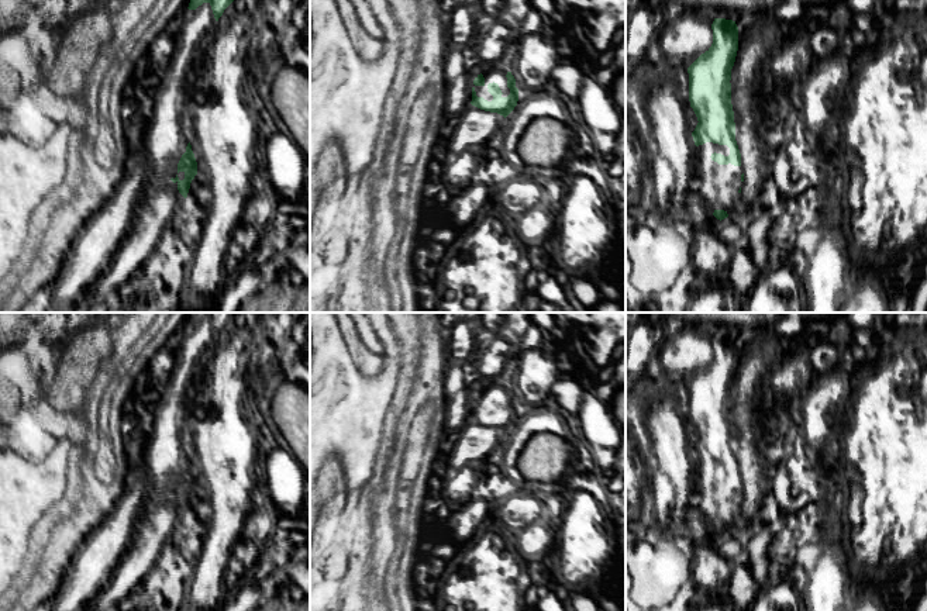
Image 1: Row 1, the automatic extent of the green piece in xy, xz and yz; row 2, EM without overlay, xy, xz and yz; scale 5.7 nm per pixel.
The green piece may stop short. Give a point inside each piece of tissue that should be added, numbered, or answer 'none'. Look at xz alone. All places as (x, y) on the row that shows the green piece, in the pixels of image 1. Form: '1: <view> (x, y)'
1: xz (498, 75)

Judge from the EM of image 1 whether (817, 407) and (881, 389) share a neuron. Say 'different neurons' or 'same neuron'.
different neurons

